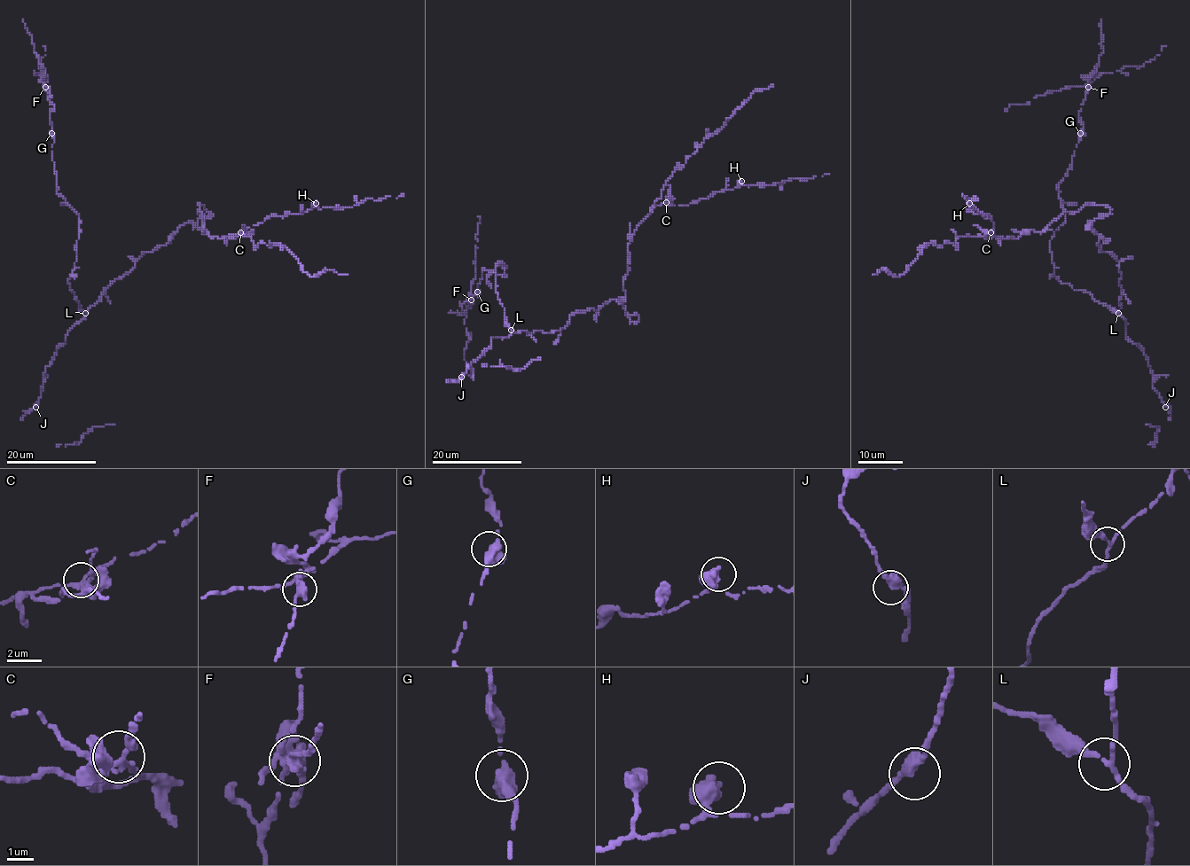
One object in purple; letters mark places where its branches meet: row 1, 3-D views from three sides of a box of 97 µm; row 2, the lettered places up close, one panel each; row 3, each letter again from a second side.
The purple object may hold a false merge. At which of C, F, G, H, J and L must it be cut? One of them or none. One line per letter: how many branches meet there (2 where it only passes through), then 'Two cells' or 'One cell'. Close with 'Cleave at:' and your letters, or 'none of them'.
C: Branches: 3. One cell
F: Branches: 3. Two cells
G: Branches: 2. One cell
H: Branches: 2. One cell
J: Branches: 2. One cell
L: Branches: 3. One cell
Cleave at: F

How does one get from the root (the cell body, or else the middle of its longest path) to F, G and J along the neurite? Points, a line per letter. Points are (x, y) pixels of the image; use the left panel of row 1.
F: (131, 269), (86, 312), (70, 290), (81, 220), (57, 192), (44, 87)
G: (131, 269), (86, 312), (81, 308), (68, 282), (81, 220), (57, 192), (51, 133)
J: (131, 269), (115, 279), (85, 316), (67, 332), (65, 343), (58, 347), (44, 369), (43, 391), (35, 407)

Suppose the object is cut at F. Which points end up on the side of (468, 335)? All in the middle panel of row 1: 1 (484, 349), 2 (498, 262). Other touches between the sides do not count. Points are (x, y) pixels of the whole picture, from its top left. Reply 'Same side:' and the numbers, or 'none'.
Same side: none

